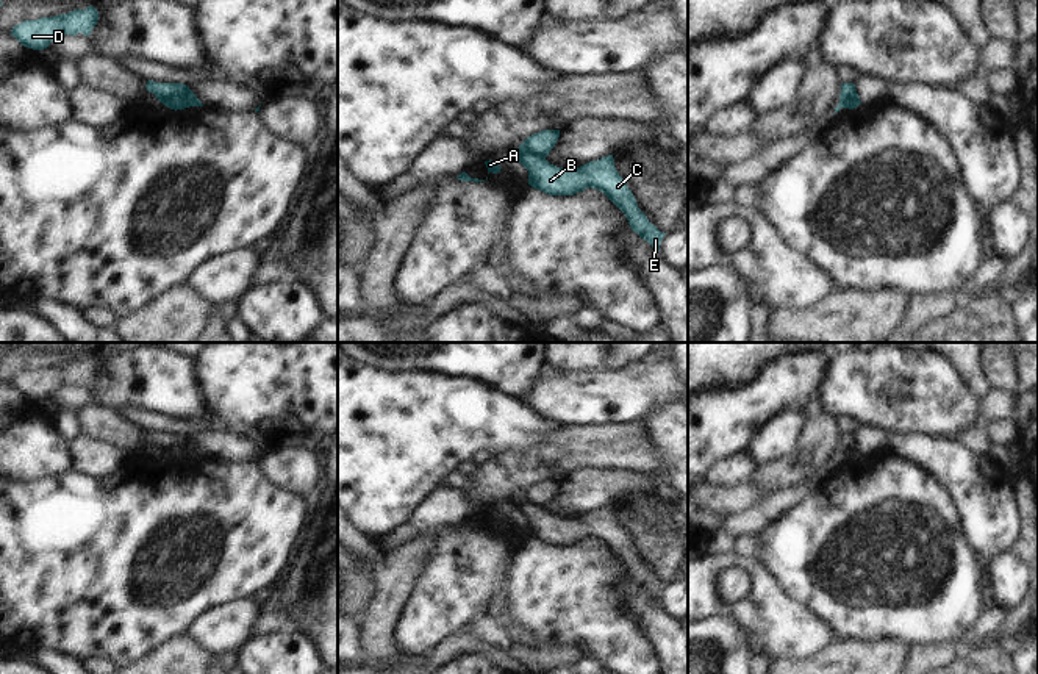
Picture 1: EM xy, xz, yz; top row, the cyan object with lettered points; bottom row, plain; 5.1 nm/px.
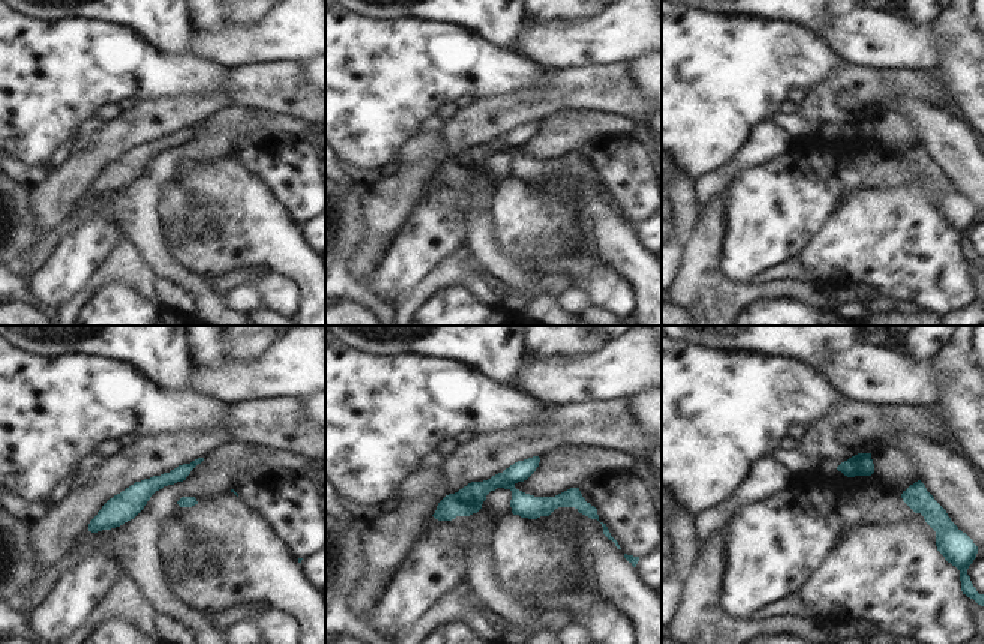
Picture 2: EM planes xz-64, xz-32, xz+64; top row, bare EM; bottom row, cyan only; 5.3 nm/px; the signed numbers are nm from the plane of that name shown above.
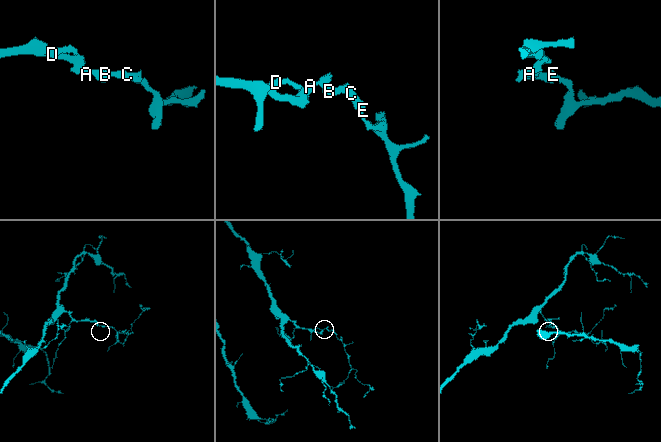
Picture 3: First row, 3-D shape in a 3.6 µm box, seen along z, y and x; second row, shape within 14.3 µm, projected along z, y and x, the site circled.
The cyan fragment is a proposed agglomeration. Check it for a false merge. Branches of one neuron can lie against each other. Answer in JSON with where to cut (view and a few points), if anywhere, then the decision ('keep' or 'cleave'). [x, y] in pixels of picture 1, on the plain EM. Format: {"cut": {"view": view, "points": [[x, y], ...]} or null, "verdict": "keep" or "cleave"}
{"cut": {"view": "xz", "points": [[544, 505], [521, 504], [515, 510]]}, "verdict": "cleave"}

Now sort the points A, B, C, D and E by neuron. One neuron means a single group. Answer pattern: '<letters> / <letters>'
A D / B C E

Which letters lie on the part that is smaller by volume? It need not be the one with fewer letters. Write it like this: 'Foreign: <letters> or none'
Foreign: B, C, E

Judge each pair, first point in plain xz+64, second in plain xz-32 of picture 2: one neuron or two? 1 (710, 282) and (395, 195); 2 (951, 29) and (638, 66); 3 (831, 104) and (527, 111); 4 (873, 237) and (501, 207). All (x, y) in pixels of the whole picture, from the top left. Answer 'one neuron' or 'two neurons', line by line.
1: one neuron
2: one neuron
3: one neuron
4: one neuron

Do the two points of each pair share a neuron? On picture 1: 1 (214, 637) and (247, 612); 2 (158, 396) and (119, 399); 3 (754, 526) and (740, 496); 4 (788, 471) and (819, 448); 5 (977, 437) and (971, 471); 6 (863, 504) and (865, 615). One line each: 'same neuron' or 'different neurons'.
1: same neuron
2: same neuron
3: different neurons
4: same neuron
5: different neurons
6: same neuron

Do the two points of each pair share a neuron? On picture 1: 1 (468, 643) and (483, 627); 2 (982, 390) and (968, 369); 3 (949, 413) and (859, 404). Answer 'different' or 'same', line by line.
1: different
2: same
3: same

